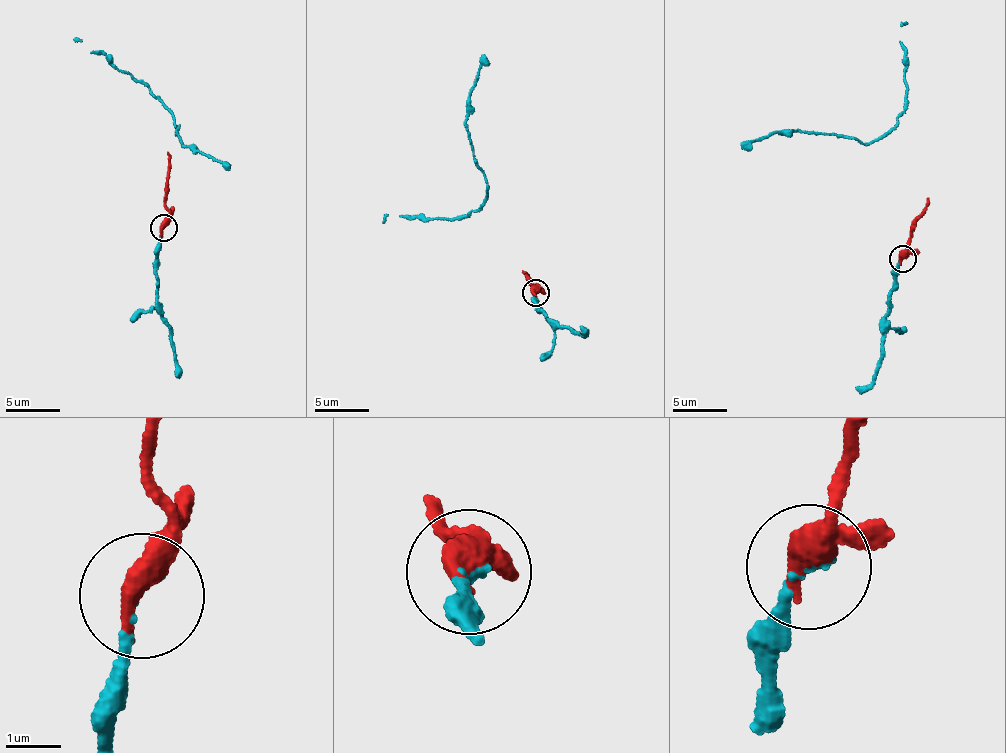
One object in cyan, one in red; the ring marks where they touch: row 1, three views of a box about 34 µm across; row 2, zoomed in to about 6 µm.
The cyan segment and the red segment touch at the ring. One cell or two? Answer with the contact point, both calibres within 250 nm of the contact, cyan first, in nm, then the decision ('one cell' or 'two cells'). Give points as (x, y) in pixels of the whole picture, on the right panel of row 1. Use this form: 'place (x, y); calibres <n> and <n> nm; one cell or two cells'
place (903, 258); calibres 110 and 550 nm; one cell

